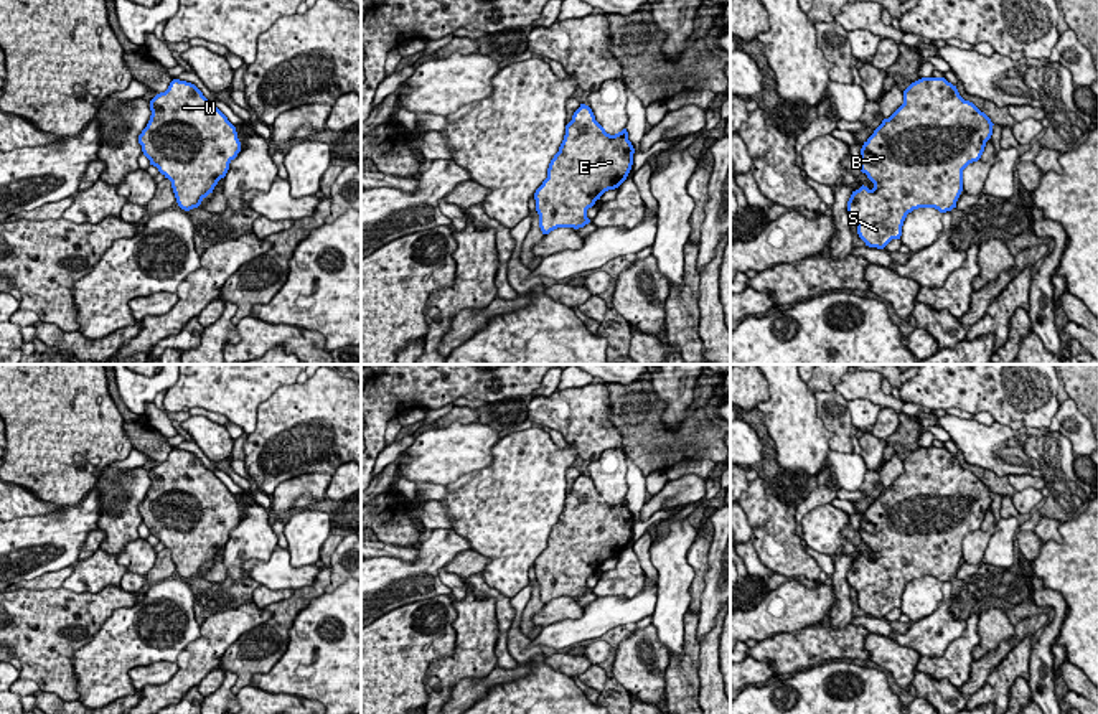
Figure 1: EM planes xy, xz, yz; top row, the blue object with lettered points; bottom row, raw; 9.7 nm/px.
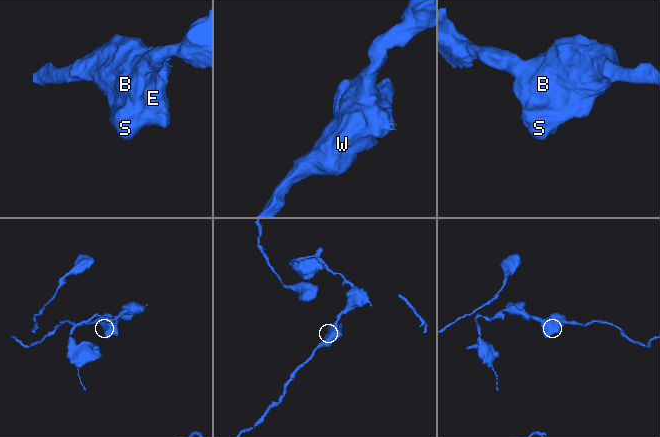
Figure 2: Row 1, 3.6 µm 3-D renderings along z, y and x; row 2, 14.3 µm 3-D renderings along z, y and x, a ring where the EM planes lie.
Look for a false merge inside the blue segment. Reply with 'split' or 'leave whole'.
leave whole

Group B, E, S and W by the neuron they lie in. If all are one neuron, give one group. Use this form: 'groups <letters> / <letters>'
groups B E S W

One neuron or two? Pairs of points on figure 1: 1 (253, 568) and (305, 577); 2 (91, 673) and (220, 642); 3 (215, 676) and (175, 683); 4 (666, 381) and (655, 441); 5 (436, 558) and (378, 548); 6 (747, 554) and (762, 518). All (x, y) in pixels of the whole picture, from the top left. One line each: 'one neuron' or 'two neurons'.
1: one neuron
2: two neurons
3: two neurons
4: two neurons
5: two neurons
6: two neurons

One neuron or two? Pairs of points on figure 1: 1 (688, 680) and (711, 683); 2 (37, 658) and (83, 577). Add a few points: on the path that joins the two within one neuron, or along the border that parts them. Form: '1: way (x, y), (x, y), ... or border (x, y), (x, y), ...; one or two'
1: border (698, 643), (699, 696); two
2: border (112, 584), (96, 592), (71, 592), (63, 587); two

